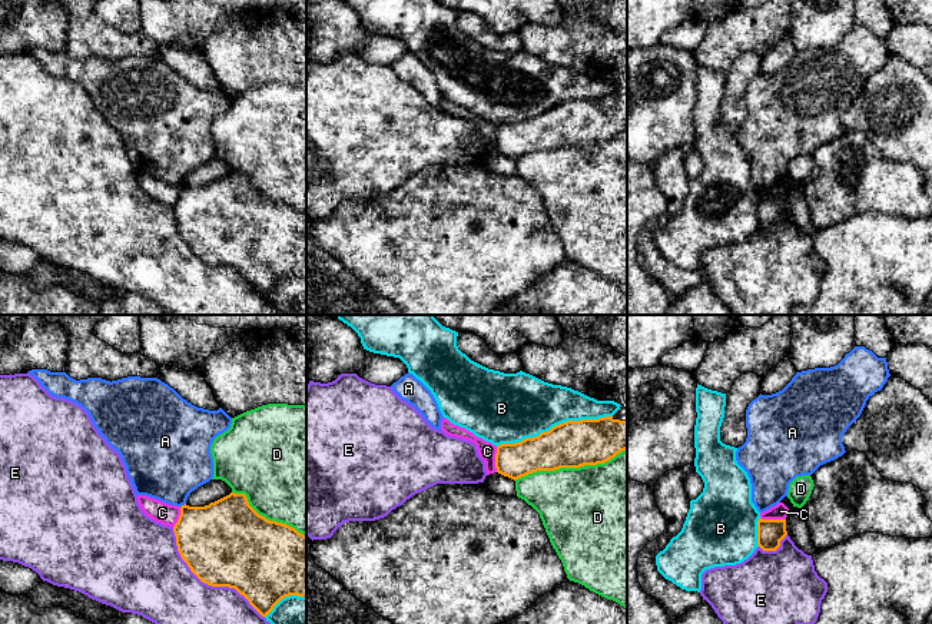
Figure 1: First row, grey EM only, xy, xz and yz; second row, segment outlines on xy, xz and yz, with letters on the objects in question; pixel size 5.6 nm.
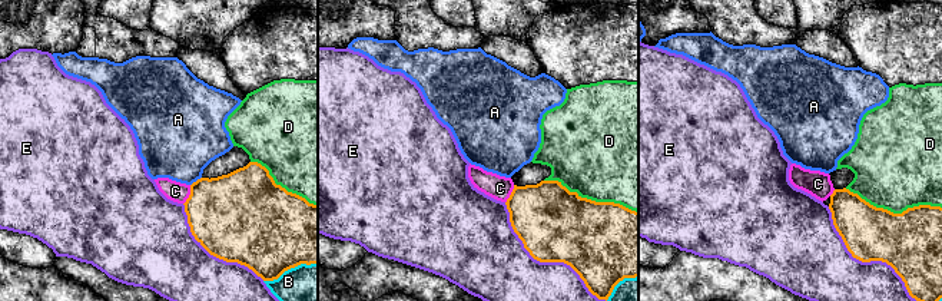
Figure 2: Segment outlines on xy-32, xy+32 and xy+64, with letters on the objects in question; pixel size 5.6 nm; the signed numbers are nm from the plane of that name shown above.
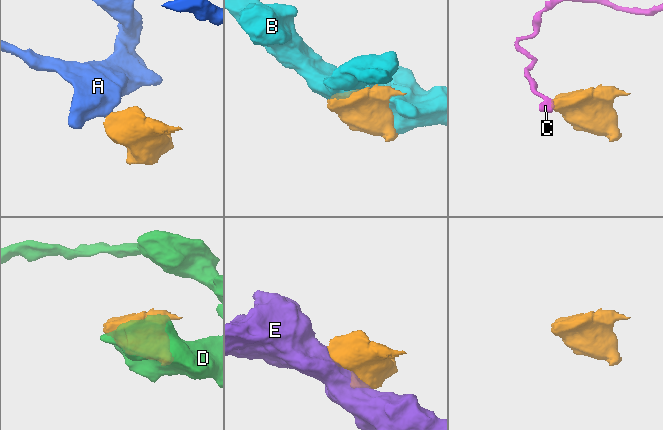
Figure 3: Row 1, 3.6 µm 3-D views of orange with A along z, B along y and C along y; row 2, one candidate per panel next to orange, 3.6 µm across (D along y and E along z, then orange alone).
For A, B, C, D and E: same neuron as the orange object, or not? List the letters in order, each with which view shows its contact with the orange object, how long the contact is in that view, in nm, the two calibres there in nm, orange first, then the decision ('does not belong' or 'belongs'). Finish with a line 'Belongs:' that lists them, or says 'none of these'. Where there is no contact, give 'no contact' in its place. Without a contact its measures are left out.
A: contact in xy; length 40 nm; calibres 380 and 420 nm; does not belong
B: contact in xz; length 650 nm; calibres 260 and 360 nm; does not belong
C: contact in xz; length 140 nm; calibres 190 and 100 nm; does not belong
D: contact in xz; length 650 nm; calibres 260 and 480 nm; does not belong
E: contact in xy; length 750 nm; calibres 480 and 460 nm; does not belong
Belongs: none of these

